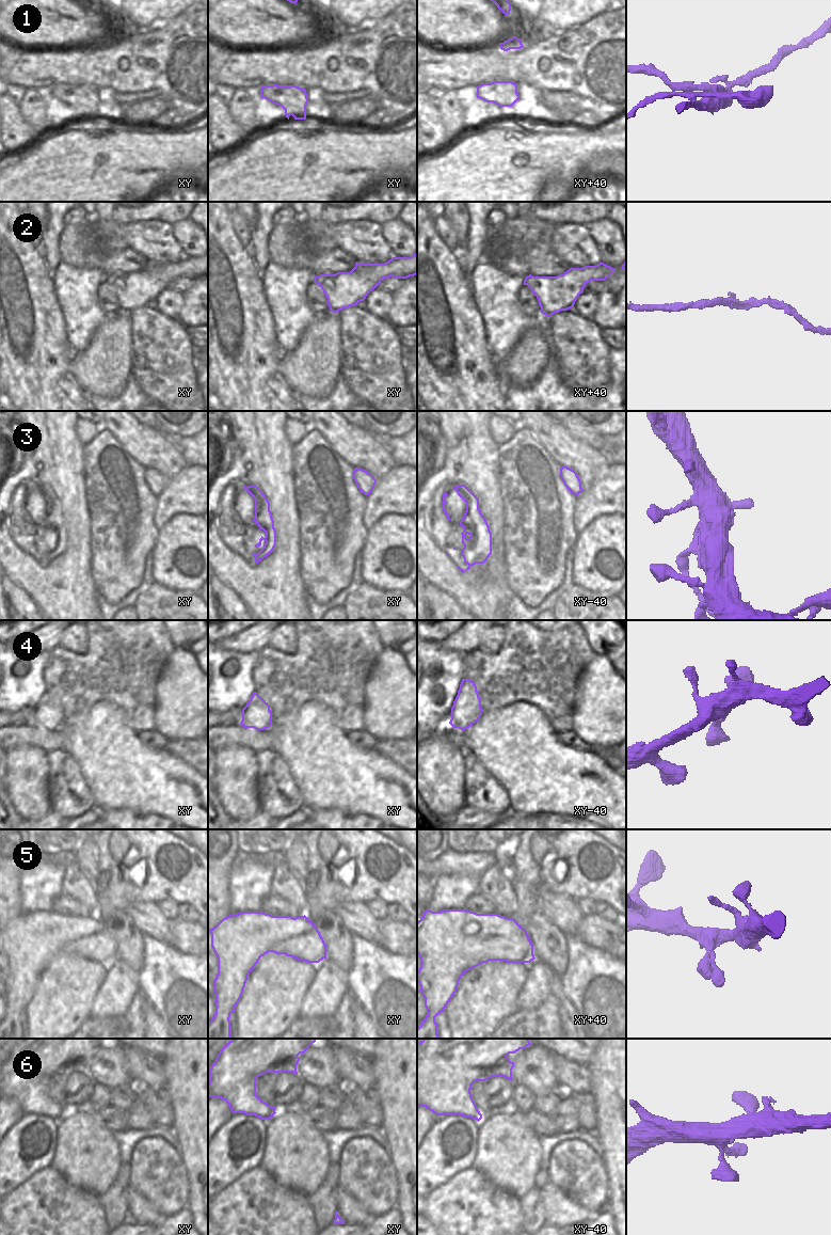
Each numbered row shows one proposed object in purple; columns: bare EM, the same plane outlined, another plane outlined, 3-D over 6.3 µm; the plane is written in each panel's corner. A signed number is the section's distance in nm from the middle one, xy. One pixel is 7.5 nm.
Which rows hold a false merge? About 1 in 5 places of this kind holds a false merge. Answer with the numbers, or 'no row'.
1

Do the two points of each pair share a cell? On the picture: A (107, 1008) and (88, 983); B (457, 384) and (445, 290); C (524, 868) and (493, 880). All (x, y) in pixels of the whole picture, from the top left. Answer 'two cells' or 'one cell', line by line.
A: two cells
B: one cell
C: two cells

